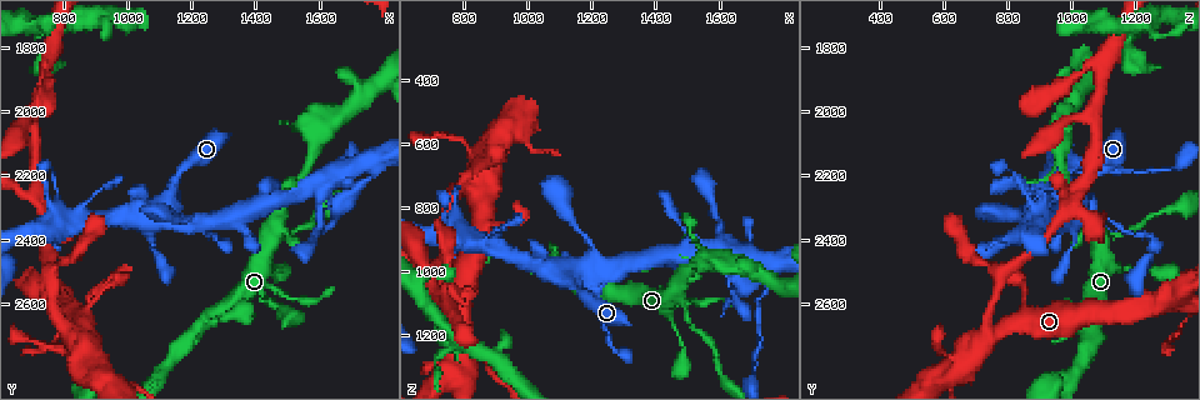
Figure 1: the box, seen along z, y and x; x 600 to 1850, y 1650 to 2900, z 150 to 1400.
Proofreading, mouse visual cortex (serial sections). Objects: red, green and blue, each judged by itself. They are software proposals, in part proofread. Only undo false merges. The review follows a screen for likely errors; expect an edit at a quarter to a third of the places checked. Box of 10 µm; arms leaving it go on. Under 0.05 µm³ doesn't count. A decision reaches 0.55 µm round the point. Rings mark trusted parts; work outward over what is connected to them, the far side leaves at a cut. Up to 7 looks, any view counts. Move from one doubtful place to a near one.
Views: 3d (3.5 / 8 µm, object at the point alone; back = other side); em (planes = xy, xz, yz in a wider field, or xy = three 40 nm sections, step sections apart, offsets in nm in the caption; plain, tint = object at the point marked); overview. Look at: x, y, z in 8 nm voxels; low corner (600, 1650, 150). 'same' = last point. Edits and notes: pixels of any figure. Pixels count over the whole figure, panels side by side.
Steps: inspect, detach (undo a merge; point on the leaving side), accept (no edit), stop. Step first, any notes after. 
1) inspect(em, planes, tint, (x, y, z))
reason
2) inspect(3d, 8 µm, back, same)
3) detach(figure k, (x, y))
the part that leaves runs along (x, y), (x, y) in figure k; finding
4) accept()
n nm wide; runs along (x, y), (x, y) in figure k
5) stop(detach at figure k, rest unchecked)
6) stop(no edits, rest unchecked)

inspect(3d, 8 µm, (1450, 2380, 1080))
three arms meet

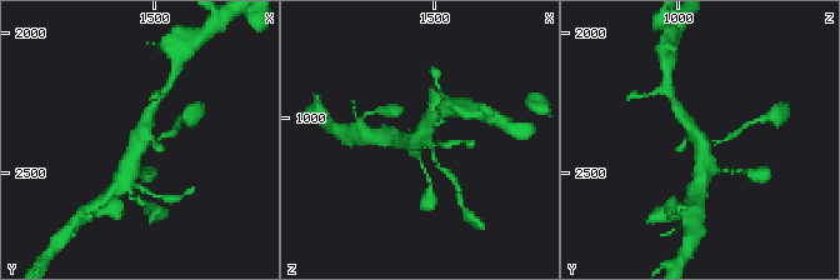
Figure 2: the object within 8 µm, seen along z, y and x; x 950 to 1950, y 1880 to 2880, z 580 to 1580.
inspect(3d, 3.5 µm, same)
closer look

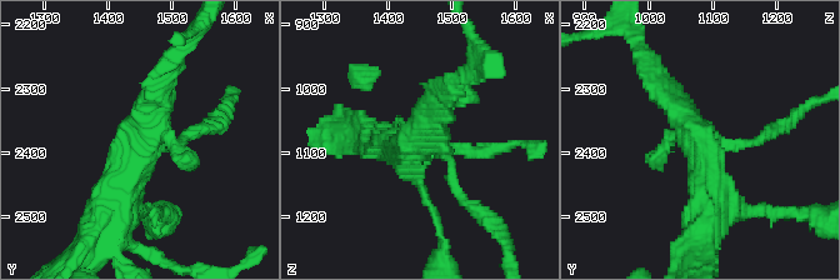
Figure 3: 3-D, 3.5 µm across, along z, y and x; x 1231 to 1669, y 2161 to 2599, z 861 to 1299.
inspect(em, xy, step 2, tint, (1450, 2385, 1080))

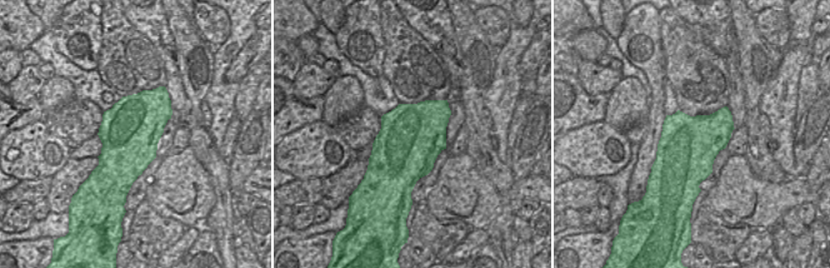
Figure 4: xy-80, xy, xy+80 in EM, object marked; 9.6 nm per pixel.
accept()
600 nm wide; runs along (704, 215), (704, 154), (653, 78) in figure 3; one cell here

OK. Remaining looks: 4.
inspect(em, xy, step 5, tint, (740, 2300, 1000))
four or more arms meet

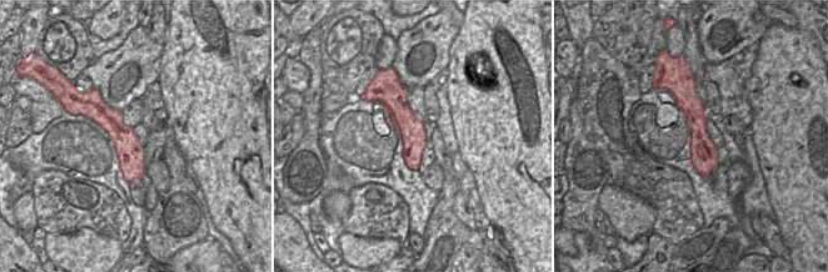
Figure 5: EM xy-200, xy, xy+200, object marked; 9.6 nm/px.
inspect(3d, 3.5 µm, same)

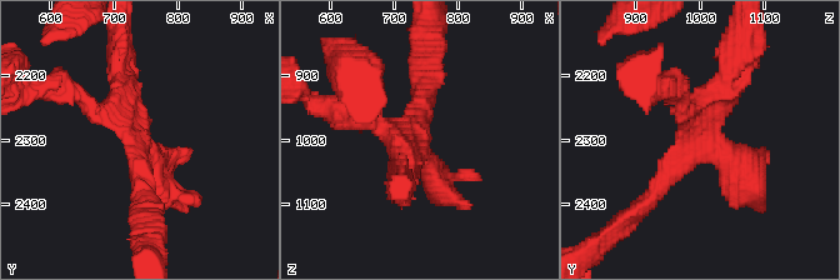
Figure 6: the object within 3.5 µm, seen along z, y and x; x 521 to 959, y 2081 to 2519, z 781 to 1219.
accept()
4 arms; runs along (640, 209), (710, 125), (730, 71) in figure 6; continuous, no second cell

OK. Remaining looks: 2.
inspect(3d, 3.5 µm, (710, 2020, 1070))
three-way junction

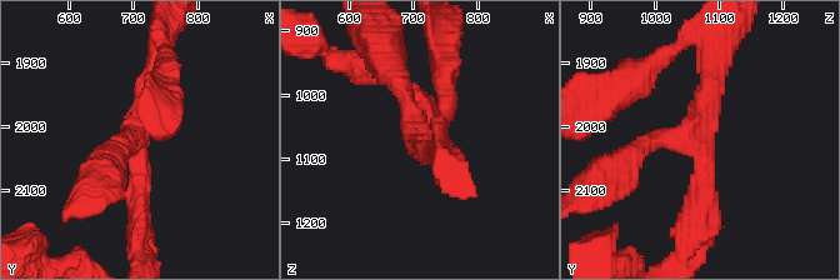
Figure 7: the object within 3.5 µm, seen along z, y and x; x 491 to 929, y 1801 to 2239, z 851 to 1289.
inspect(em, xy, step 1, tint, (705, 2015, 1065))
3 arms; arms of 250, 300, 300 nm

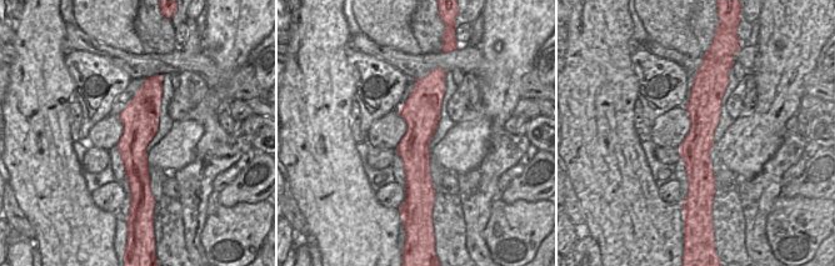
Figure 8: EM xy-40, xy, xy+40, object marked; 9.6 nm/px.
accept()
runs along (140, 220), (136, 135), (159, 63) in figure 7; continuous, no second cell

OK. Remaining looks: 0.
stop(no edits, rest unchecked)

